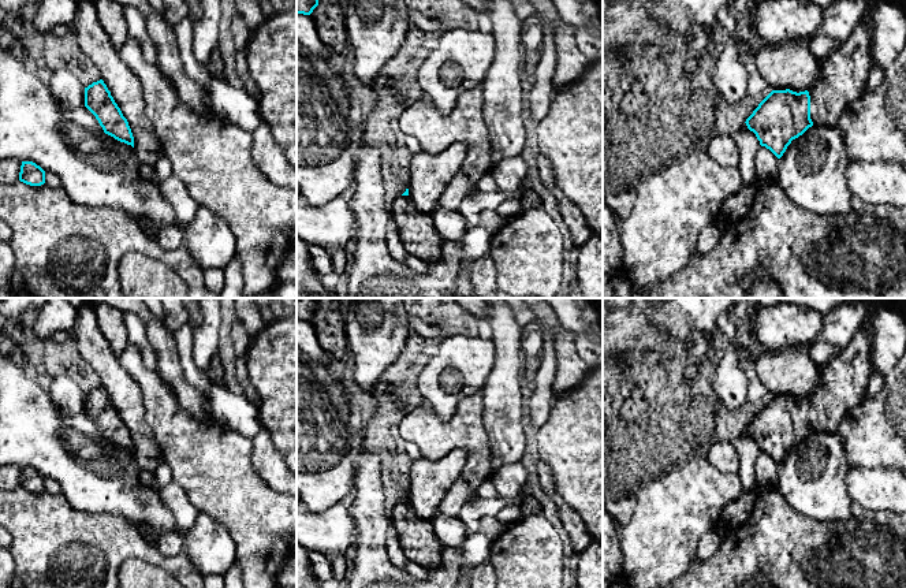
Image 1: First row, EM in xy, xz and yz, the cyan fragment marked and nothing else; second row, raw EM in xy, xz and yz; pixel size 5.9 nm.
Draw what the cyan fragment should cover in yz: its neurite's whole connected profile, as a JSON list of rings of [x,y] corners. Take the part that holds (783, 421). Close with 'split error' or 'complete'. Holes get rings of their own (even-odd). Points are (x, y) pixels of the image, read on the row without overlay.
[[[869,298],[865,304],[864,323],[849,346],[838,350],[835,358],[820,368],[819,384],[810,397],[799,399],[790,395],[772,397],[746,425],[747,435],[756,440],[760,451],[769,455],[778,465],[783,462],[793,446],[802,442],[813,431],[836,432],[842,417],[864,401],[868,383],[873,376],[868,313],[881,306],[875,298]]]; split error

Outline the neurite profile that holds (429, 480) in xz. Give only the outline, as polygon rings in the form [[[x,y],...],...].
[[[455,449],[439,461],[424,457],[413,461],[409,477],[409,503],[425,520],[439,513],[448,488],[459,479],[466,465],[466,450]]]

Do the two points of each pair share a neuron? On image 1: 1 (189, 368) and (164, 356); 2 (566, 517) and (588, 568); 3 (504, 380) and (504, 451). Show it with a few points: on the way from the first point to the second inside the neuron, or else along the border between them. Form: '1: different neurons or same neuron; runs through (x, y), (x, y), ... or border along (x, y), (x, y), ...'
1: different neurons; border along (172, 334), (182, 373), (198, 391)
2: different neurons; border along (588, 546), (580, 554)
3: same neuron; runs through (504, 398), (504, 434)

